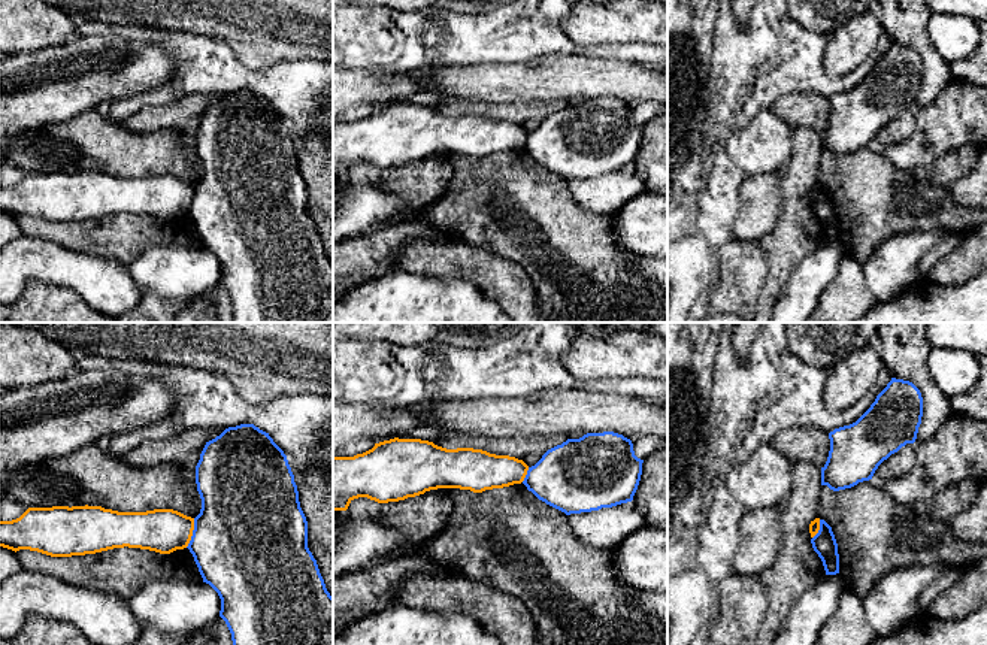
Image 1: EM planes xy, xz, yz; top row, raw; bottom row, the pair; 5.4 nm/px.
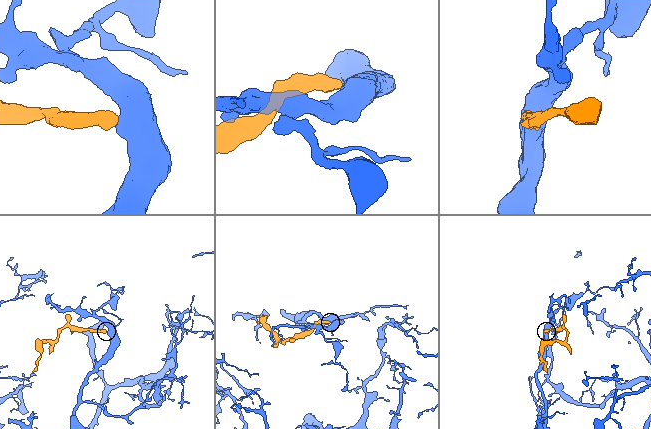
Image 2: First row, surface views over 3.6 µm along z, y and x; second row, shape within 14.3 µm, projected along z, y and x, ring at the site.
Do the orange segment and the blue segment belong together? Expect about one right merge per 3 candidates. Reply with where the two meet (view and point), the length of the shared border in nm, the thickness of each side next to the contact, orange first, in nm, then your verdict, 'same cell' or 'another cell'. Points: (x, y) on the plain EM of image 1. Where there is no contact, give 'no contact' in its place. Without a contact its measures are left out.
xy (191, 199) | 170 nm | 240/480 nm | another cell

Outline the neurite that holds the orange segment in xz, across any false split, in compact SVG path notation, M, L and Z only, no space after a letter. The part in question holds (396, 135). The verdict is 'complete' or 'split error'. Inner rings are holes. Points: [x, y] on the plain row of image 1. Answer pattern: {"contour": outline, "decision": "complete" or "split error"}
{"contour": "M394 103L354 122L333 122L333 176L346 176L358 163L388 169L438 154L482 158L521 149L527 136L509 121Z", "decision": "complete"}

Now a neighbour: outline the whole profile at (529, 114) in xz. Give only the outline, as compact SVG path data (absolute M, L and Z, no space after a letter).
M442 99L438 105L432 108L446 115L473 113L496 121L515 122L532 133L542 124L542 121L548 115L561 110L567 105L569 103L564 99L518 100L511 103L485 103L478 100Z

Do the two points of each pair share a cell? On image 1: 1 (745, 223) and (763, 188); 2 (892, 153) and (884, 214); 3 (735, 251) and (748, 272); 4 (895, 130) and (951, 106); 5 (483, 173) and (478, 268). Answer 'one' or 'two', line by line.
1: one
2: two
3: one
4: two
5: two

